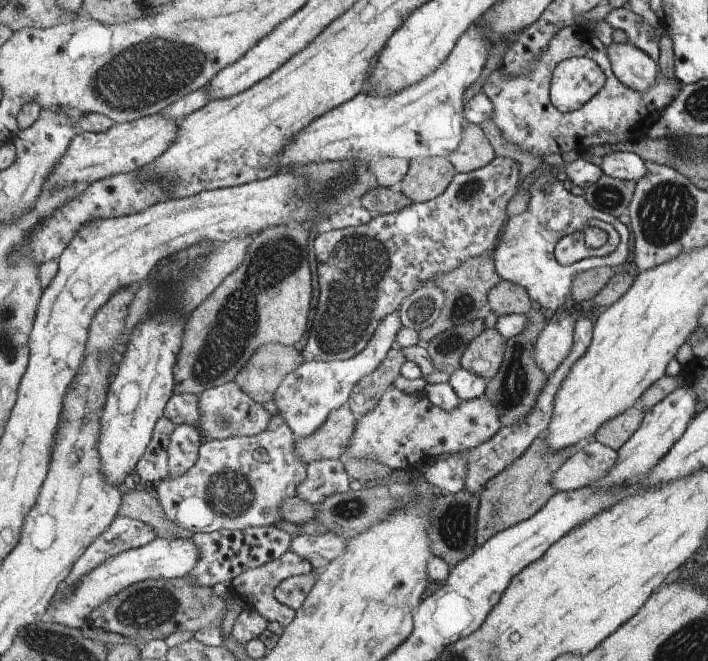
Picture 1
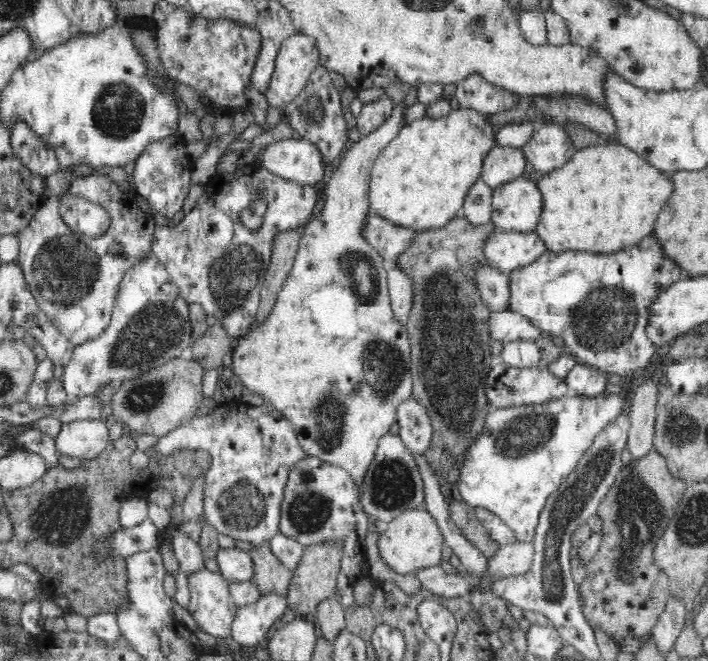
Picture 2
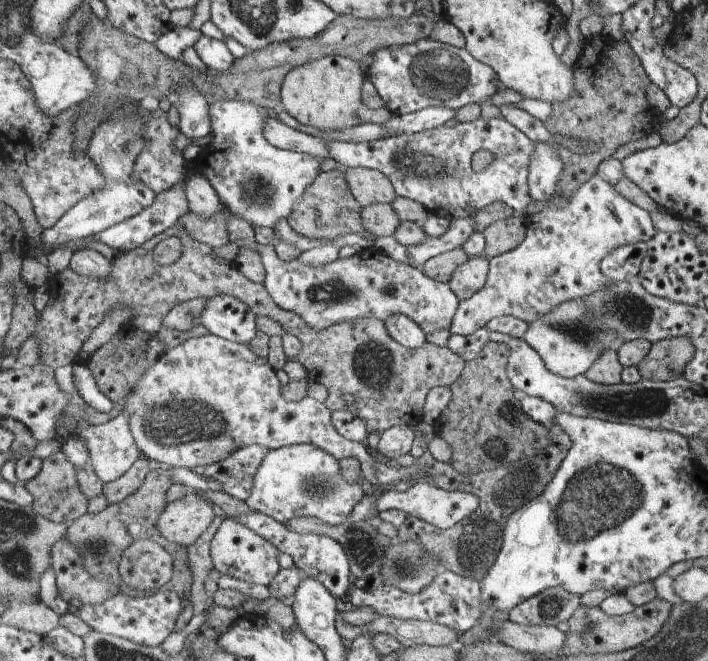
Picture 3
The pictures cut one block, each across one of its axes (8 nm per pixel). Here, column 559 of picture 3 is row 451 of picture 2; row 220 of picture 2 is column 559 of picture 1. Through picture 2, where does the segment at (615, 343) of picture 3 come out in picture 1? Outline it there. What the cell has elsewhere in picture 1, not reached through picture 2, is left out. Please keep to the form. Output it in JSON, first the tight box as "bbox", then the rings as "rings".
{"bbox":[534,306,577,376],"rings":[[[567,306],[549,315],[545,328],[534,344],[537,364],[549,376],[560,368],[575,342],[577,320],[573,320],[571,310],[565,312],[566,309]]]}

